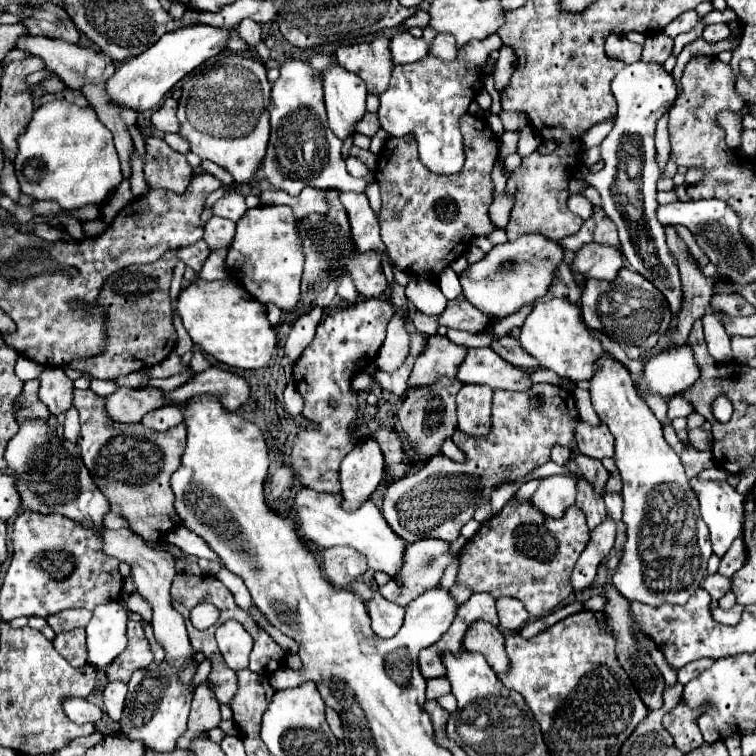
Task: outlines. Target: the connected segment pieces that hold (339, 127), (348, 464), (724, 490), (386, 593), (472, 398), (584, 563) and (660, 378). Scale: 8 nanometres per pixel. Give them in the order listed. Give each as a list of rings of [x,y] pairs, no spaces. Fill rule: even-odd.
[[[341,66],[321,70],[321,86],[325,92],[323,104],[329,116],[329,128],[345,140],[353,134],[353,126],[365,114],[365,82]]]
[[[369,436],[361,438],[341,462],[341,506],[345,510],[357,510],[365,504],[381,484],[383,470],[383,454],[377,442]]]
[[[693,478],[691,486],[699,496],[701,518],[711,530],[713,552],[723,558],[733,540],[743,534],[745,498],[727,482],[701,482]]]
[[[423,538],[423,540],[417,540],[417,542],[413,542],[413,544],[409,544],[405,548],[403,566],[397,572],[397,578],[391,578],[391,582],[387,582],[385,586],[379,586],[377,592],[383,598],[387,598],[387,600],[391,600],[391,602],[395,602],[399,606],[407,606],[413,598],[421,596],[425,590],[439,588],[441,576],[443,576],[445,568],[449,564],[453,564],[455,560],[457,560],[457,554],[453,554],[449,542],[439,540],[439,538]]]
[[[463,384],[457,394],[459,430],[473,438],[483,438],[491,432],[491,394],[489,386]]]
[[[607,516],[605,522],[597,530],[593,530],[589,544],[585,546],[573,568],[571,586],[575,592],[581,592],[593,584],[597,568],[603,562],[603,558],[611,552],[613,542],[615,542],[615,522]]]
[[[677,346],[677,350],[667,350],[657,354],[657,358],[649,360],[645,366],[645,374],[637,388],[649,388],[651,392],[669,398],[673,394],[681,394],[699,378],[697,364],[693,362],[693,352],[689,346]]]

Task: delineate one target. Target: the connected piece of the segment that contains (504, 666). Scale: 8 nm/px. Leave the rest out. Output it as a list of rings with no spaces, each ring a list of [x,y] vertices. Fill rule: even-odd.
[[[477,622],[469,628],[469,634],[465,636],[465,650],[471,654],[483,654],[493,672],[497,674],[507,672],[511,668],[505,652],[503,634],[487,622]]]

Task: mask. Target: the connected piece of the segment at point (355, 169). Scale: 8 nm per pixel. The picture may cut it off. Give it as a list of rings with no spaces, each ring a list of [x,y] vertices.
[[[347,158],[347,170],[349,170],[349,174],[353,174],[357,178],[367,176],[367,172],[369,172],[369,168],[363,162],[359,162],[357,158]]]

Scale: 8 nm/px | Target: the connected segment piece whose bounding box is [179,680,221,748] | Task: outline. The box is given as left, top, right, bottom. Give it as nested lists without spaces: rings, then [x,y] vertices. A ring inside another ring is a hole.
[[[209,680],[201,682],[195,686],[193,694],[193,704],[191,704],[191,714],[189,714],[189,726],[185,736],[181,736],[179,748],[187,748],[189,742],[201,734],[209,732],[211,728],[219,726],[221,714],[219,714],[219,700],[215,698],[213,684]]]

